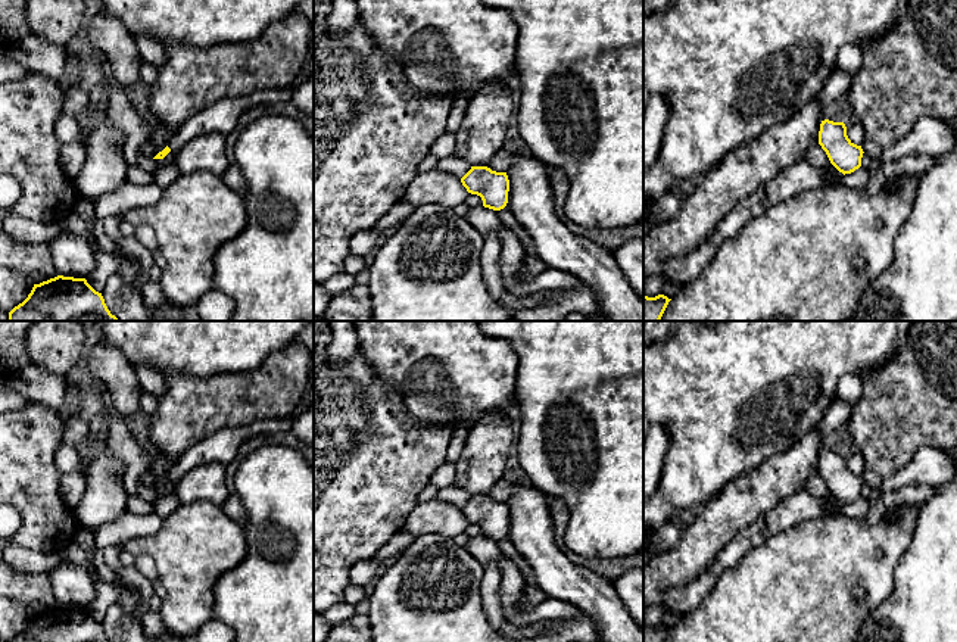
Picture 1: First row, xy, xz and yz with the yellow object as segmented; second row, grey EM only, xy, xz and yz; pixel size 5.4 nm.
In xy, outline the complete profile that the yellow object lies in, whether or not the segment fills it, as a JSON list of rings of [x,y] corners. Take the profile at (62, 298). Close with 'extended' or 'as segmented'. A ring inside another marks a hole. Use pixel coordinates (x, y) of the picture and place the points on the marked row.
[[[57,275],[34,284],[28,297],[9,312],[9,321],[118,321],[107,309],[102,293],[85,278]]]; as segmented

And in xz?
[[[471,166],[461,183],[468,193],[481,197],[484,208],[501,211],[508,203],[509,180],[506,172],[496,172],[487,166]]]; as segmented

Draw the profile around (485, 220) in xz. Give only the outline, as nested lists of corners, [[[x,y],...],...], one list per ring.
[[[477,206],[471,208],[467,215],[467,221],[477,228],[483,236],[498,234],[506,227],[498,216],[498,211]]]

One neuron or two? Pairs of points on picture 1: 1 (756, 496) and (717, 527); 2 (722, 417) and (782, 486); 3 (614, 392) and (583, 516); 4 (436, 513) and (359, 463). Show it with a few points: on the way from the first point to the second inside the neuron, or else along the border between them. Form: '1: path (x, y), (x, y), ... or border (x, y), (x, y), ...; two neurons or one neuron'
1: path (747, 498), (726, 519); one neuron
2: border (792, 445), (732, 480); two neurons
3: path (614, 423), (614, 485); one neuron
4: border (417, 502), (401, 529); two neurons

